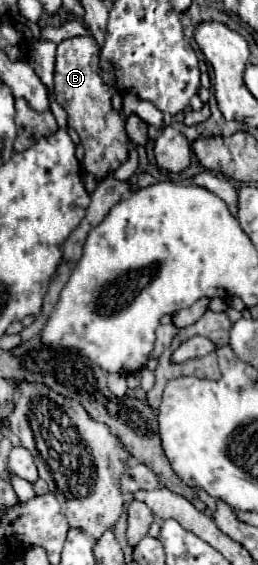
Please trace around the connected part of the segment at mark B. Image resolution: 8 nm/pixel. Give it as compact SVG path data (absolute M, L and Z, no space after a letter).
M91 35L65 39L57 47L55 63L55 93L61 107L67 111L69 129L73 129L85 149L83 169L93 173L97 181L105 179L109 171L115 171L129 157L129 137L125 133L125 121L111 107L113 89L107 87L99 75L99 45Z

